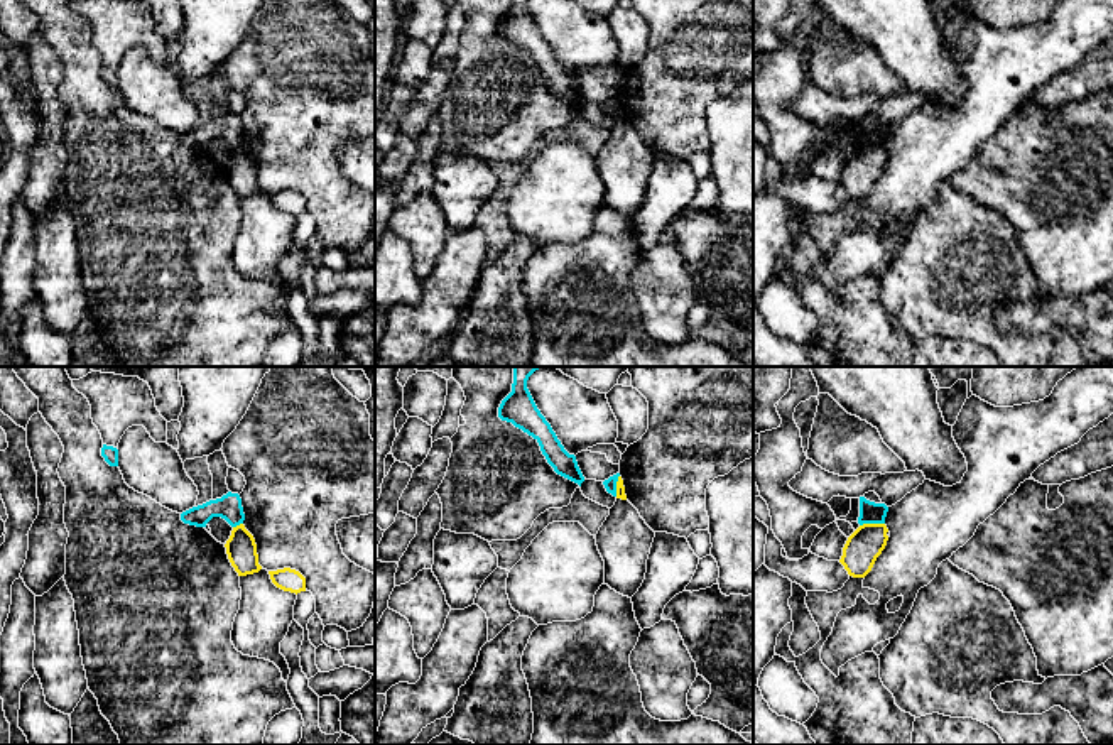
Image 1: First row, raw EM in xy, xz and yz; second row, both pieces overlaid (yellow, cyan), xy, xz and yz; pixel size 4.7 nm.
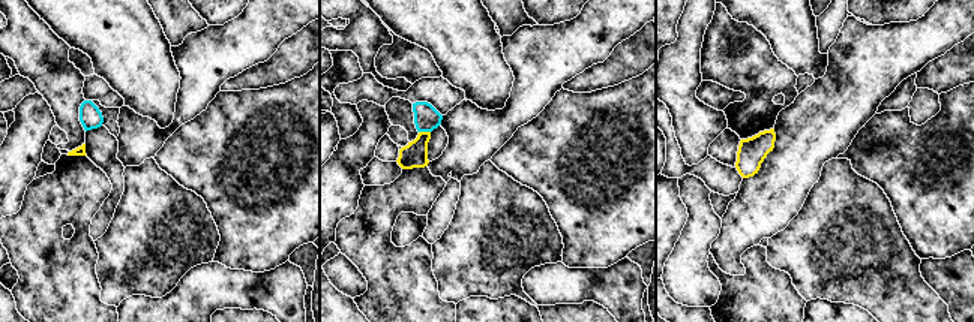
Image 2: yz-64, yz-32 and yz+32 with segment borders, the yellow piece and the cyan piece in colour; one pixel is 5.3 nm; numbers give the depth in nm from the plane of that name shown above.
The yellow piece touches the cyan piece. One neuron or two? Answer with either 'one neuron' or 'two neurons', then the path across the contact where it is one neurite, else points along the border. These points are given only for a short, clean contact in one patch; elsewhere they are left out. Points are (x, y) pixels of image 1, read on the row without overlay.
two neurons | along yz (884, 144), (863, 144), (860, 147)

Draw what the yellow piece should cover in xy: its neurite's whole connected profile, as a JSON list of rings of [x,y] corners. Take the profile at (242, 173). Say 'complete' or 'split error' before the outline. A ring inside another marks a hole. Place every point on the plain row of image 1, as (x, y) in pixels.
complete; [[[243,145],[233,149],[225,169],[228,181],[238,198],[253,196],[262,191],[262,188],[258,186],[255,160]]]

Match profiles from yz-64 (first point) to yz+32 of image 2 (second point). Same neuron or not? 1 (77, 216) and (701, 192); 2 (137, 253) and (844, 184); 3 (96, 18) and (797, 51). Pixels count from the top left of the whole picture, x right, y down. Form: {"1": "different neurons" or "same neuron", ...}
{"1": "different neurons", "2": "same neuron", "3": "same neuron"}

